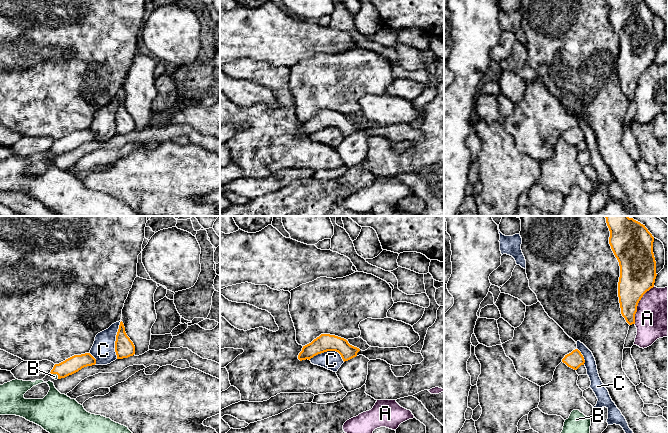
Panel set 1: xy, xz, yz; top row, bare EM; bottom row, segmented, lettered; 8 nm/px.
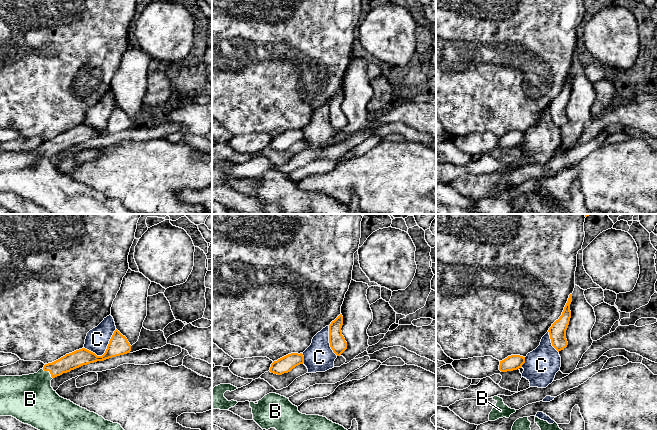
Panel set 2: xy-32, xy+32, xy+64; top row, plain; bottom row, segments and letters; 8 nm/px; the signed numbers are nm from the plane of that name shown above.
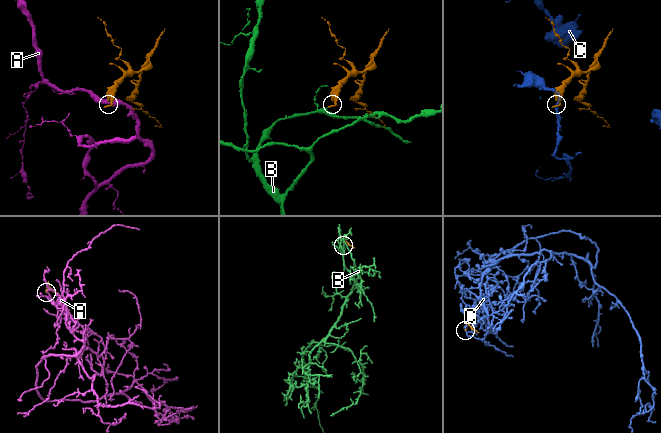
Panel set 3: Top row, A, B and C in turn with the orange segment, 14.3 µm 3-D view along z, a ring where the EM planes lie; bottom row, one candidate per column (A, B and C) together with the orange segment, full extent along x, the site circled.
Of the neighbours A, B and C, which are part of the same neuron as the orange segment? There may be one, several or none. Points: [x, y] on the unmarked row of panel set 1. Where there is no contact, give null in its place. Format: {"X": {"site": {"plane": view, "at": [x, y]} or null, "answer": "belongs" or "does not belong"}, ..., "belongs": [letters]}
{"A": {"site": {"plane": "yz", "at": [637, 80]}, "answer": "does not belong"}, "B": {"site": {"plane": "xy", "at": [55, 149]}, "answer": "belongs"}, "C": {"site": {"plane": "xy", "at": [116, 116]}, "answer": "does not belong"}, "belongs": ["B"]}

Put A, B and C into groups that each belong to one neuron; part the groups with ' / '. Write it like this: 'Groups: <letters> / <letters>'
Groups: A / B / C

